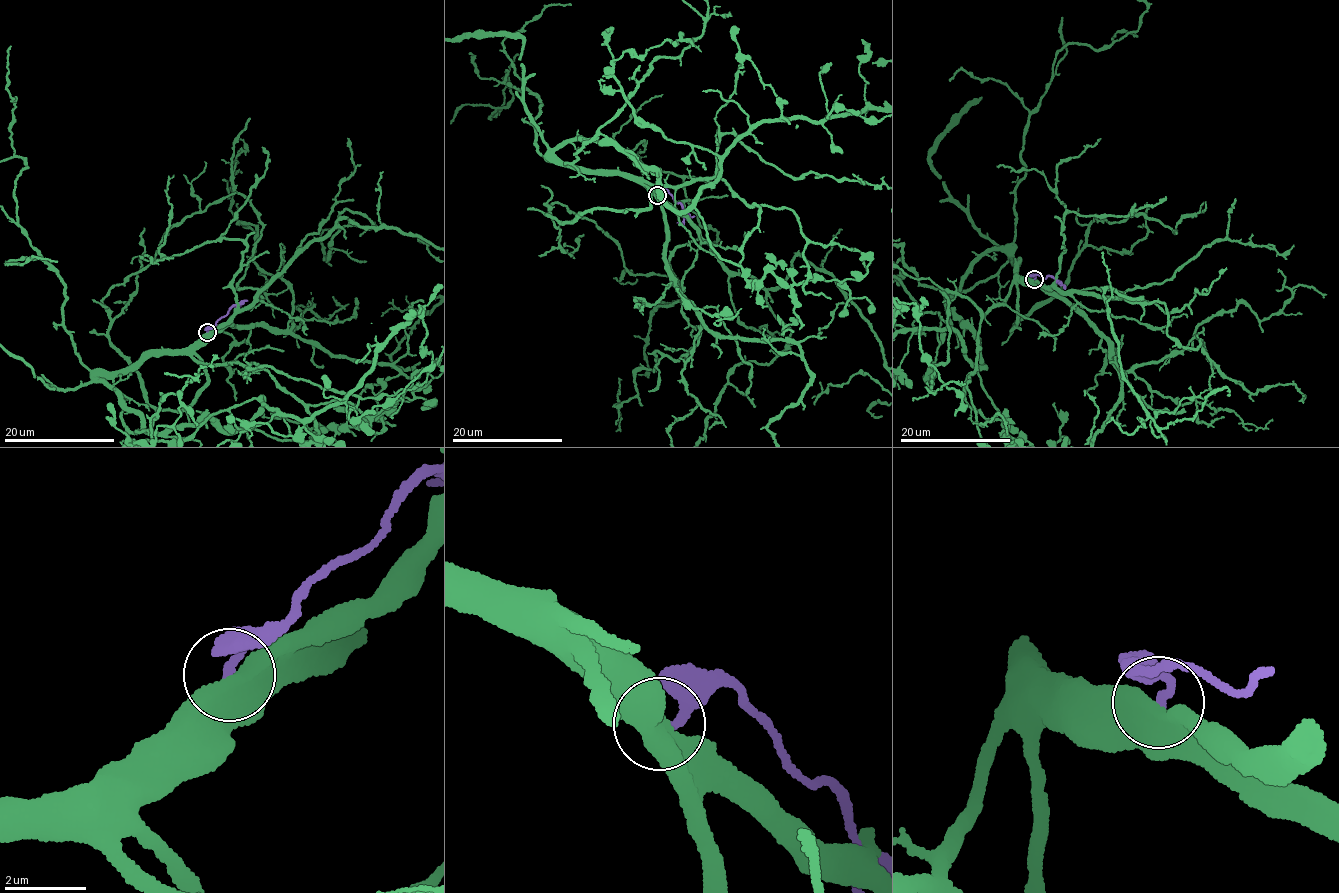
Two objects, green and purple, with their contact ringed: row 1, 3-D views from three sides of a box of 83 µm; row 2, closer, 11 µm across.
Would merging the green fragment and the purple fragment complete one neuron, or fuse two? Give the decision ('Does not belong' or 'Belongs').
Does not belong

